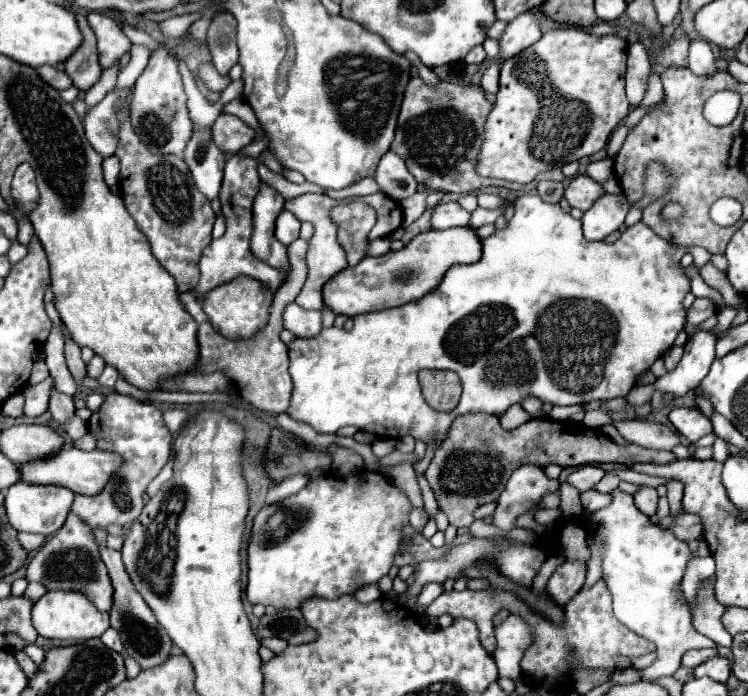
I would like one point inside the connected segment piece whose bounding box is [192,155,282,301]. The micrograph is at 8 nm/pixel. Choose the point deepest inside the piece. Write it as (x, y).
(225, 258)

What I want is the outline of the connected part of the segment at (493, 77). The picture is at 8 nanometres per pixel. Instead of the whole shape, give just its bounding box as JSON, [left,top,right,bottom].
[480,63,500,93]

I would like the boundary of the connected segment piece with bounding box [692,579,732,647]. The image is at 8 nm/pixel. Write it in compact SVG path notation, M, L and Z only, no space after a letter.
M708 579L698 583L694 597L694 629L706 637L710 637L718 645L731 647L732 636L722 625L722 615L726 607L720 605L714 597L714 587Z

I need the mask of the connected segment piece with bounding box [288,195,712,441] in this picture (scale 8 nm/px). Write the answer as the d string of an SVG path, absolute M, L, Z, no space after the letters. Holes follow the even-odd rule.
M538 195L520 197L516 201L516 213L510 219L508 227L498 229L492 237L482 239L482 245L484 245L484 253L482 253L482 259L478 263L474 263L474 265L454 265L444 275L440 287L436 287L434 291L430 291L422 299L406 303L406 305L396 307L396 309L372 311L372 313L356 315L352 331L330 327L330 329L322 329L318 337L292 341L288 345L288 355L290 355L290 373L292 373L292 379L294 379L294 393L292 393L288 415L294 417L296 421L304 421L304 423L312 425L318 433L336 433L340 427L354 425L356 429L372 433L376 437L398 439L398 437L404 437L404 435L412 435L414 439L422 439L422 441L428 441L430 437L438 437L442 441L446 437L446 433L448 433L450 423L458 415L476 413L476 411L490 413L490 415L502 415L510 405L522 403L522 399L528 397L528 395L536 395L544 403L552 403L552 405L582 405L582 403L596 401L596 399L608 401L608 399L614 399L614 397L626 397L628 391L634 387L636 377L642 371L646 371L666 349L670 349L674 345L674 339L676 339L678 331L684 329L686 313L684 313L684 307L682 307L682 299L690 291L690 281L682 273L682 267L680 267L682 255L690 253L693 257L693 263L697 267L704 266L712 256L706 249L698 249L698 247L688 249L688 247L674 245L674 243L658 237L656 233L652 233L652 229L648 229L648 225L644 225L642 221L638 221L634 227L628 227L622 233L622 237L612 245L608 245L608 243L590 243L590 241L584 239L578 219L574 219L570 213L566 213L558 203L546 203ZM426 367L452 369L452 371L456 371L460 375L464 391L462 391L458 409L452 409L452 411L444 413L444 411L432 409L424 401L424 397L420 393L420 385L418 385L418 371L426 369ZM598 367L604 367L604 375L602 375L600 383L598 383Z

